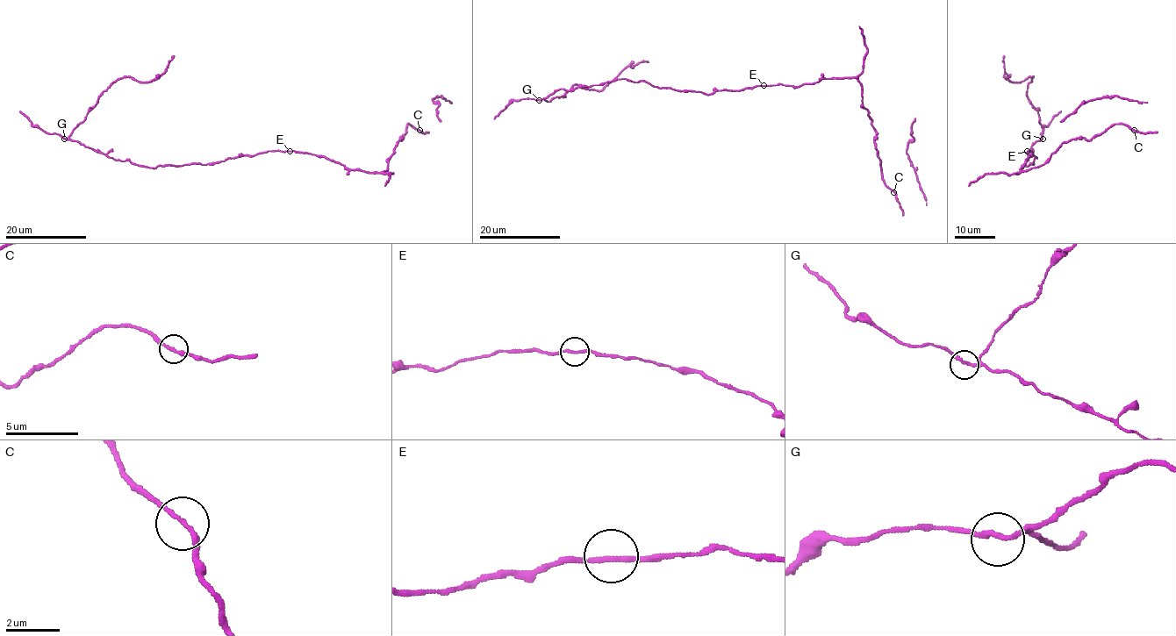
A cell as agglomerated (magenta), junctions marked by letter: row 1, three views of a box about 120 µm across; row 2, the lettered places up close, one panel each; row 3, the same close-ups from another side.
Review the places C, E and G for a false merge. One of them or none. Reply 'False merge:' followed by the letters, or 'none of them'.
False merge: none of them

